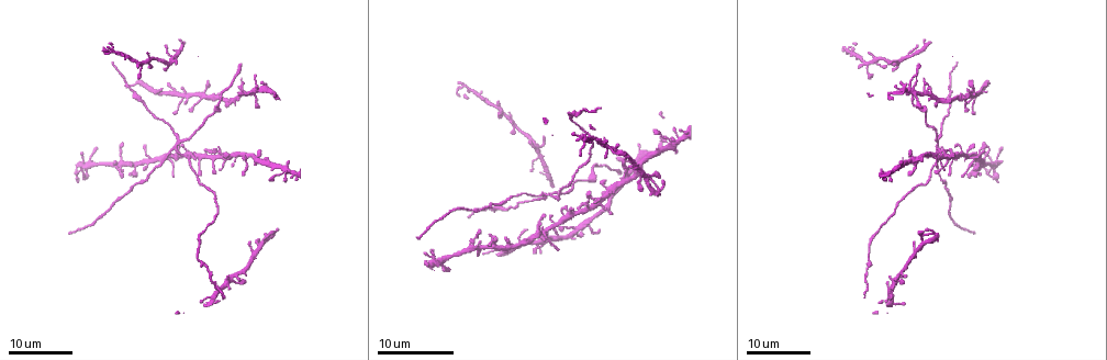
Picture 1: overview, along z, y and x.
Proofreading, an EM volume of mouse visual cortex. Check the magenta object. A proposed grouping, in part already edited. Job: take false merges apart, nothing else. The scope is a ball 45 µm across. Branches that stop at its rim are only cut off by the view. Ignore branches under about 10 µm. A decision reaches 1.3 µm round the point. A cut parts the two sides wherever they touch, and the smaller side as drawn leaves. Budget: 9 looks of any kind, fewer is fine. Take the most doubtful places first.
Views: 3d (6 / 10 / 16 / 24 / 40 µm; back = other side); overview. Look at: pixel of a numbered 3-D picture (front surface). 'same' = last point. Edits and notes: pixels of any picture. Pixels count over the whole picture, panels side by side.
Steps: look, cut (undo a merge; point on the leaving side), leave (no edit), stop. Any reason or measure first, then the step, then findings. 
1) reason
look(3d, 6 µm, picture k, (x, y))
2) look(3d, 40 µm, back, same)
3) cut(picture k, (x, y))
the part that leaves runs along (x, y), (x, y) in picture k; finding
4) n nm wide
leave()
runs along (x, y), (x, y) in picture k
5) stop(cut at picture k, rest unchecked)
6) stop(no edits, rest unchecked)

branch point
look(3d, 16 µm, picture 1, (175, 146))

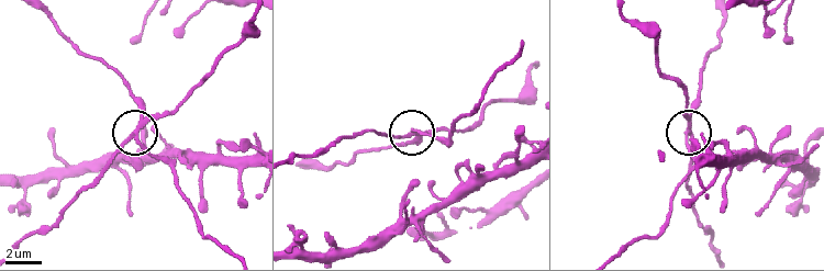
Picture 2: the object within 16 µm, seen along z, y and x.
look(3d, 10 µm, picture 2, (411, 131))

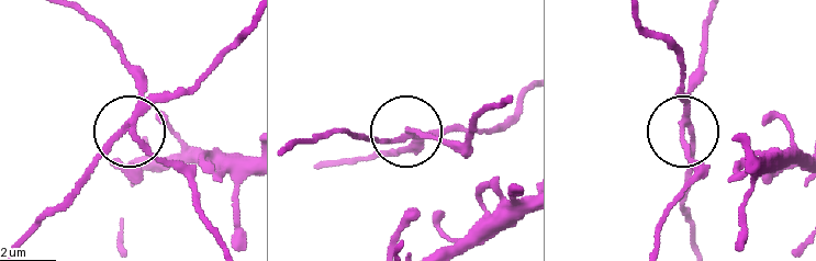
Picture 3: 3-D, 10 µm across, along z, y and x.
cut(picture 3, (178, 94))
the part that leaves runs along (138, 116), (21, 248) in picture 3; two cells meet here

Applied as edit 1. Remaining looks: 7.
look(3d, 24 µm, picture 1, (958, 155))

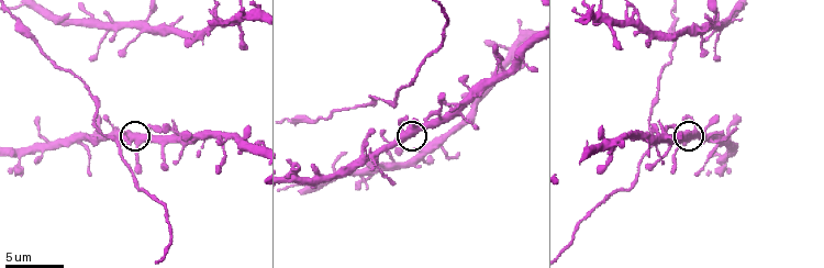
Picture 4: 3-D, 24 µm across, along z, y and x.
look(3d, 6 µm, picture 4, (408, 135))

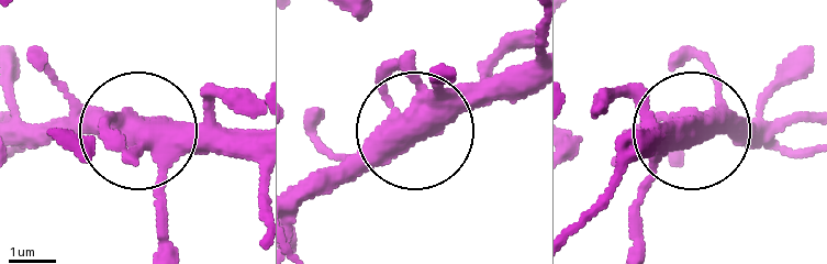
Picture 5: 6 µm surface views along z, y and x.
look(3d, 6 µm, back, picture 5, (688, 139))

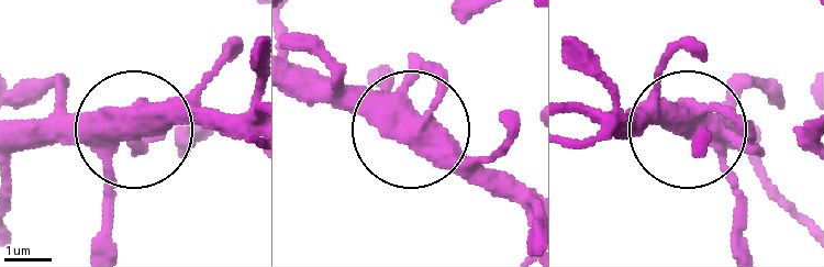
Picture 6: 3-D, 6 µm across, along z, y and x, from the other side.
leave()
one cell here

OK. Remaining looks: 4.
calibre changes
look(3d, 24 µm, picture 1, (567, 112))

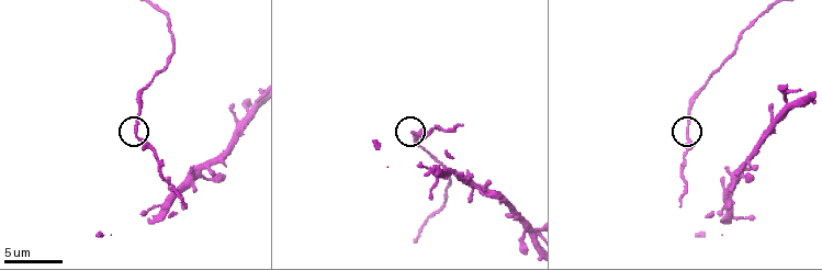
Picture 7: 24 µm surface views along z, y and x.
look(3d, 6 µm, picture 7, (136, 135))

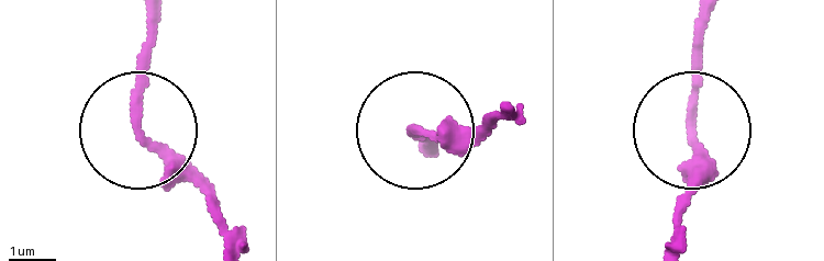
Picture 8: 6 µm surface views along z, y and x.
leave()
continuous, no second cell

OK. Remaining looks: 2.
calibre changes
look(3d, 24 µm, picture 1, (164, 62))

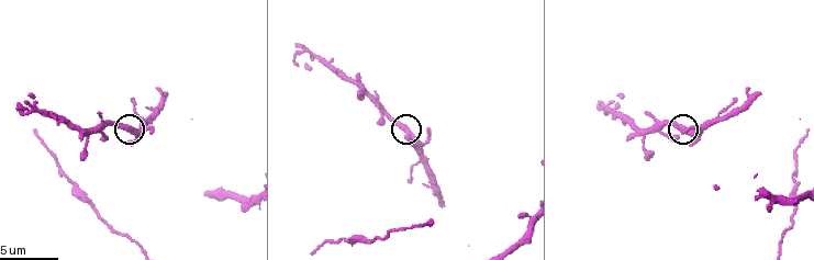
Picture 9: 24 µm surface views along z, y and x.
look(3d, 6 µm, picture 9, (132, 130))

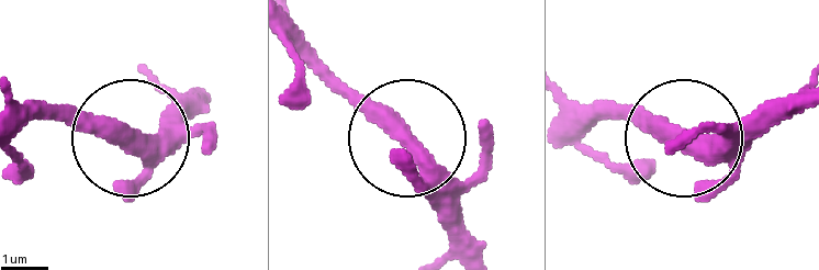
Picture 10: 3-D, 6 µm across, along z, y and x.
leave()
all the same cell

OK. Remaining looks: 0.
stop(cut at picture 3, rest unchecked)

